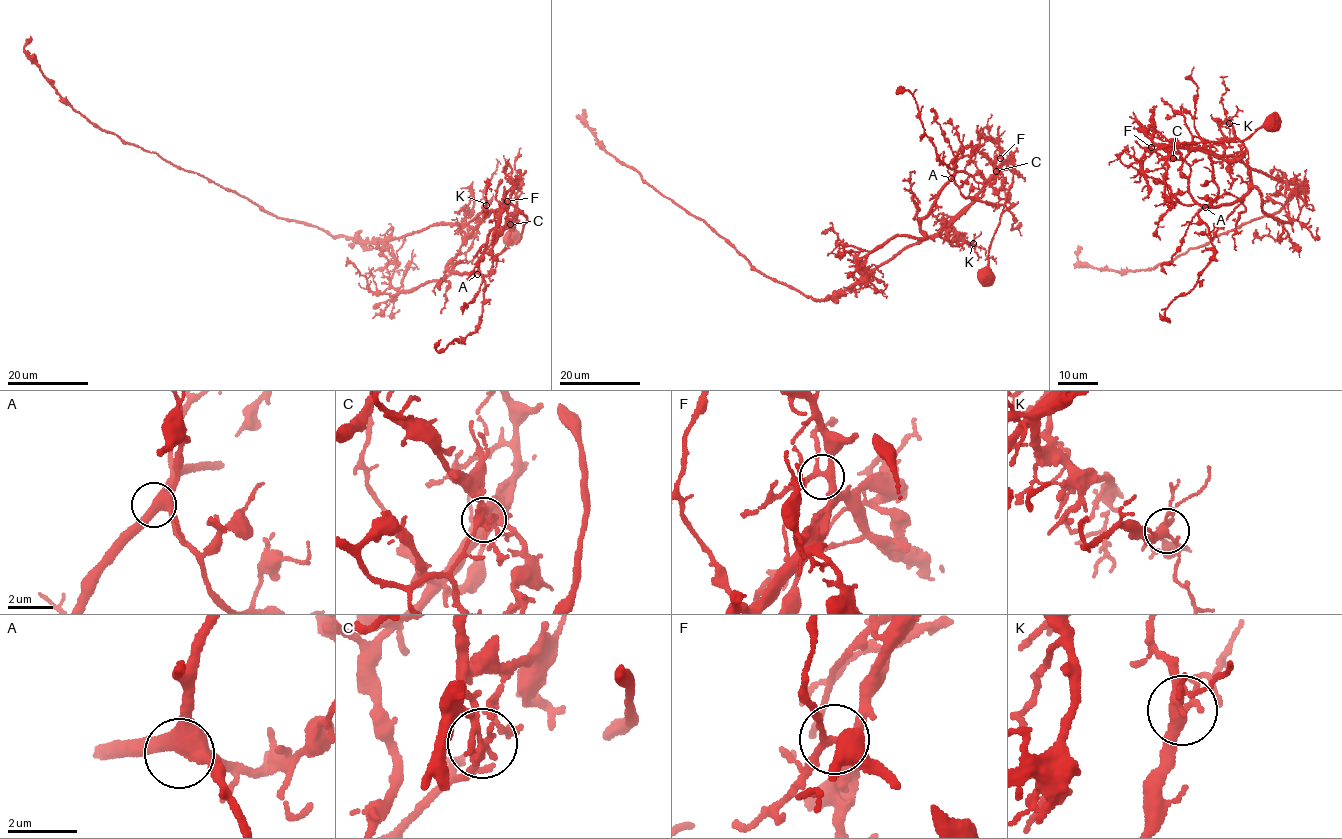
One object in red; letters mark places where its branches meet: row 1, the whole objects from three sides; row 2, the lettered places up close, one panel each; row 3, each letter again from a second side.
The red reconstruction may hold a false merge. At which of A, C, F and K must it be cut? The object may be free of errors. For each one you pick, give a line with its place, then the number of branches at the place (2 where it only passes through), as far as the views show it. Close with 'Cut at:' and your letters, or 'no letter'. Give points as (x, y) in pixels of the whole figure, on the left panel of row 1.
C: Place: (510, 224). Branches: 4
Cut at: C

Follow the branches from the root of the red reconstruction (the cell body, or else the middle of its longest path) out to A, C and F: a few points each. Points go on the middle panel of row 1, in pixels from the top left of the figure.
A: (986, 275), (989, 247), (1012, 181), (1013, 153), (1002, 150), (991, 139), (972, 154), (957, 159), (951, 178)
C: (986, 275), (989, 247), (1012, 181), (1013, 153), (1010, 150), (1002, 153), (996, 171)
F: (986, 275), (989, 247), (1014, 171), (1010, 150), (1000, 158)

